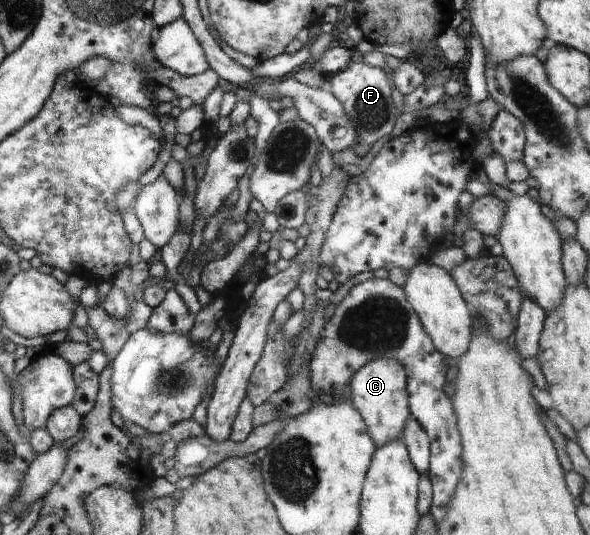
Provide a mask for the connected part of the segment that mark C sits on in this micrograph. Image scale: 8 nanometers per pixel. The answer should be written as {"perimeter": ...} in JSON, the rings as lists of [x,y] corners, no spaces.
{"perimeter":[[[388,358],[374,359],[366,363],[358,373],[354,373],[347,394],[354,409],[365,418],[369,433],[377,442],[377,447],[401,439],[398,435],[400,431],[405,431],[406,422],[410,419],[412,411],[409,409],[408,374],[400,361]]]}

